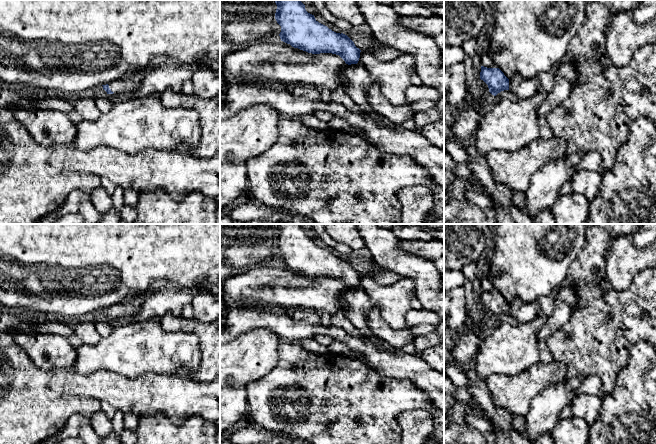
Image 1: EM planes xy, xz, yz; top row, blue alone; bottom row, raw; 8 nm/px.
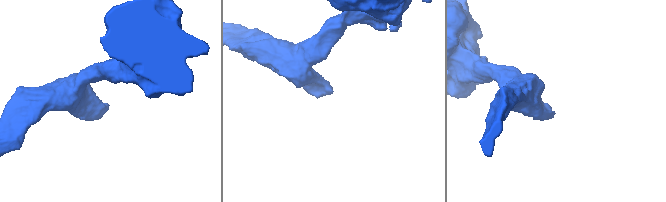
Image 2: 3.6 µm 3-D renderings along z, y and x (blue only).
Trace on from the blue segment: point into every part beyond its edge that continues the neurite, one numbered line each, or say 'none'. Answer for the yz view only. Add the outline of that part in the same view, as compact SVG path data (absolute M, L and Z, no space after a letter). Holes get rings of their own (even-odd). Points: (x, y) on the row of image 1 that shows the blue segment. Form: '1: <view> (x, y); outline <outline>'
1: yz (524, 88); outline M515 74L509 79L509 91L518 98L529 99L537 92L539 82L538 77L524 78L519 74Z

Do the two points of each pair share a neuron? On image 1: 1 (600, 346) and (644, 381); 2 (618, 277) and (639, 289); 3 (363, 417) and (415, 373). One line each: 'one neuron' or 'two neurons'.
1: two neurons
2: two neurons
3: two neurons

